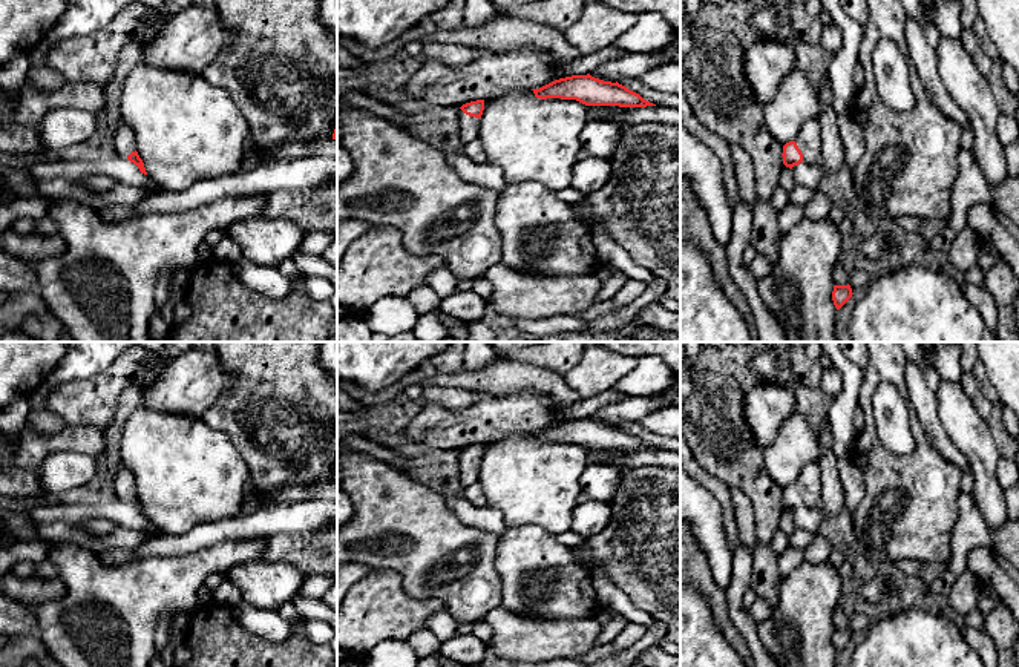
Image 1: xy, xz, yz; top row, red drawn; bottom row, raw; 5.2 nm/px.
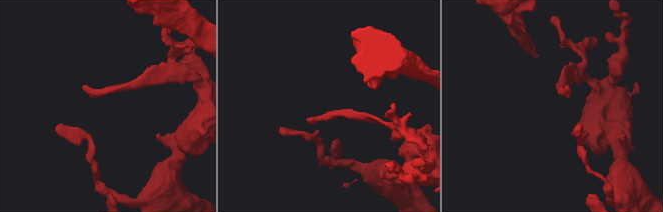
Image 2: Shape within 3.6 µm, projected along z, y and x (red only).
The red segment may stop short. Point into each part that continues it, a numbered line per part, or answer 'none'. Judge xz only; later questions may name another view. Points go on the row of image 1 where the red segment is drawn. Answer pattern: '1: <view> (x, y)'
1: xz (469, 126)

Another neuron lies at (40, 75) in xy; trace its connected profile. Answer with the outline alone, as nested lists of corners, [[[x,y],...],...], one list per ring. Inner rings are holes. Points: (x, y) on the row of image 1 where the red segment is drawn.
[[[41,40],[28,55],[31,66],[26,80],[32,87],[44,92],[57,90],[66,83],[66,78],[60,72],[48,66],[46,54],[49,49],[48,41]]]

